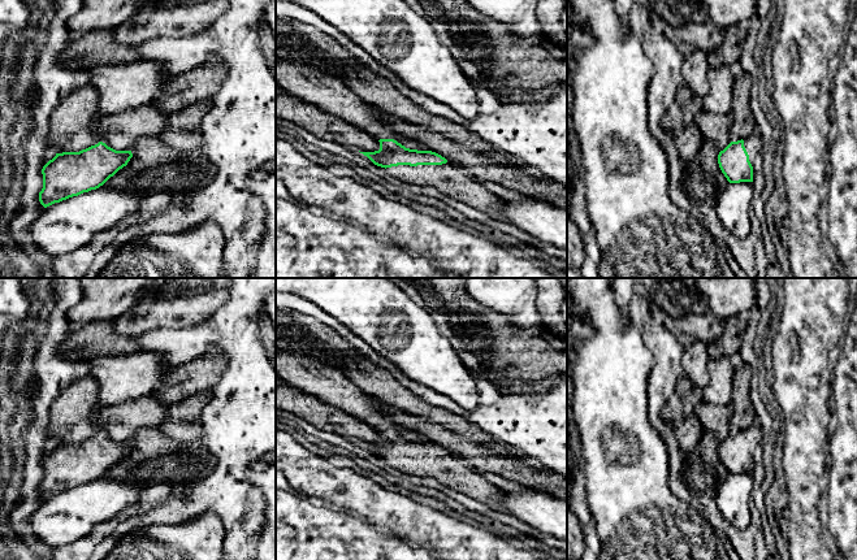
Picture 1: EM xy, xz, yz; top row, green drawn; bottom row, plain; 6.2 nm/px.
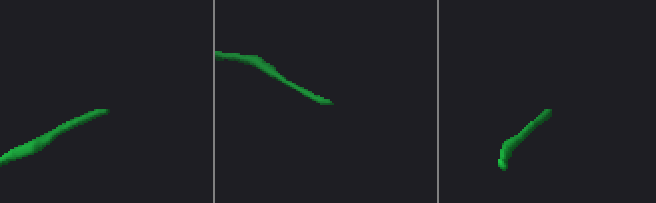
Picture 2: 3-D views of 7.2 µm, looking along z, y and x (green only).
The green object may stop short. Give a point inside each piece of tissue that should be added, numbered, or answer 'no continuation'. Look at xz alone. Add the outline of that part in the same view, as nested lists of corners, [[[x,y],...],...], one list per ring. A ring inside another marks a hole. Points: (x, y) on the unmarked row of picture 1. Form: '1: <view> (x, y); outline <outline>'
1: xz (450, 470); outline [[[449,451],[442,456],[398,456],[386,461],[407,478],[411,476],[434,478],[447,489],[477,499],[493,509],[505,511],[505,495],[501,489]]]

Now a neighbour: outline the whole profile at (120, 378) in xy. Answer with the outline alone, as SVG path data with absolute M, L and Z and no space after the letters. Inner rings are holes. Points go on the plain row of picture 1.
M139 351L127 355L98 357L86 361L88 377L99 386L100 408L151 395L173 366L163 364L157 352Z

